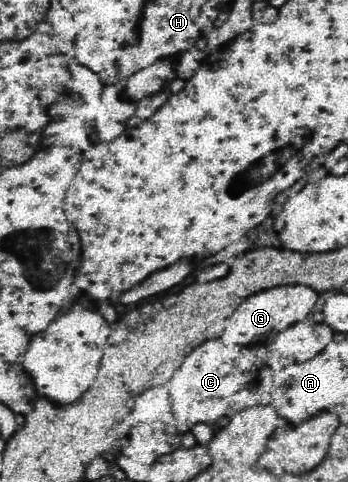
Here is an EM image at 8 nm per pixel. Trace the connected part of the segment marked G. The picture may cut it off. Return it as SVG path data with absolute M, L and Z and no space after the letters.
M281 285L273 289L265 289L261 293L251 295L245 299L233 315L227 319L225 325L225 339L237 345L251 345L251 343L261 343L273 339L279 331L291 327L293 323L303 321L315 307L317 303L317 291L313 291L307 285Z

